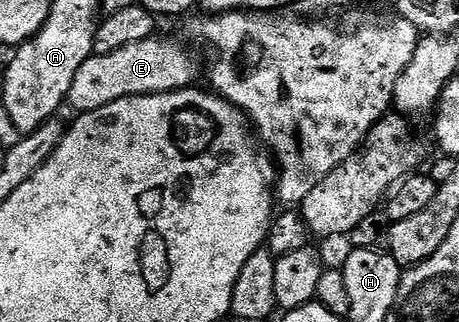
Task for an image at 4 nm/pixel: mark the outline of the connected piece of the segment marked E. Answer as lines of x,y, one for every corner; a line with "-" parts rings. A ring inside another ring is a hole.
154,37
135,41
135,45
127,45
124,49
115,49
115,53
90,55
83,65
79,65
75,81
71,81
67,103
77,113
94,111
123,97
181,91
184,87
194,86
196,77
197,59
183,44
173,39

